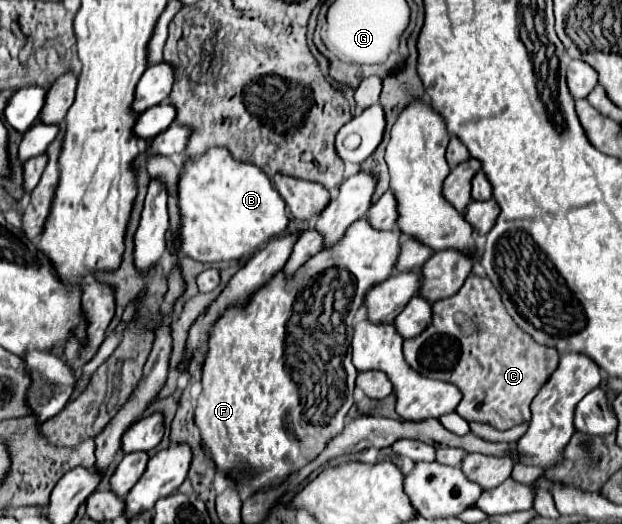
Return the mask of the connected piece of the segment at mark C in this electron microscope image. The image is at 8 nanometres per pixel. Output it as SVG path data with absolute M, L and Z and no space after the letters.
M471 274L457 294L433 304L431 326L427 326L419 336L405 340L403 354L407 364L411 364L411 368L423 376L451 382L463 392L463 400L457 406L459 416L463 416L467 422L477 420L497 430L509 430L531 420L529 404L559 364L559 352L555 352L555 348L535 344L535 340L531 340L531 336L525 334L507 314L491 280L477 274Z

